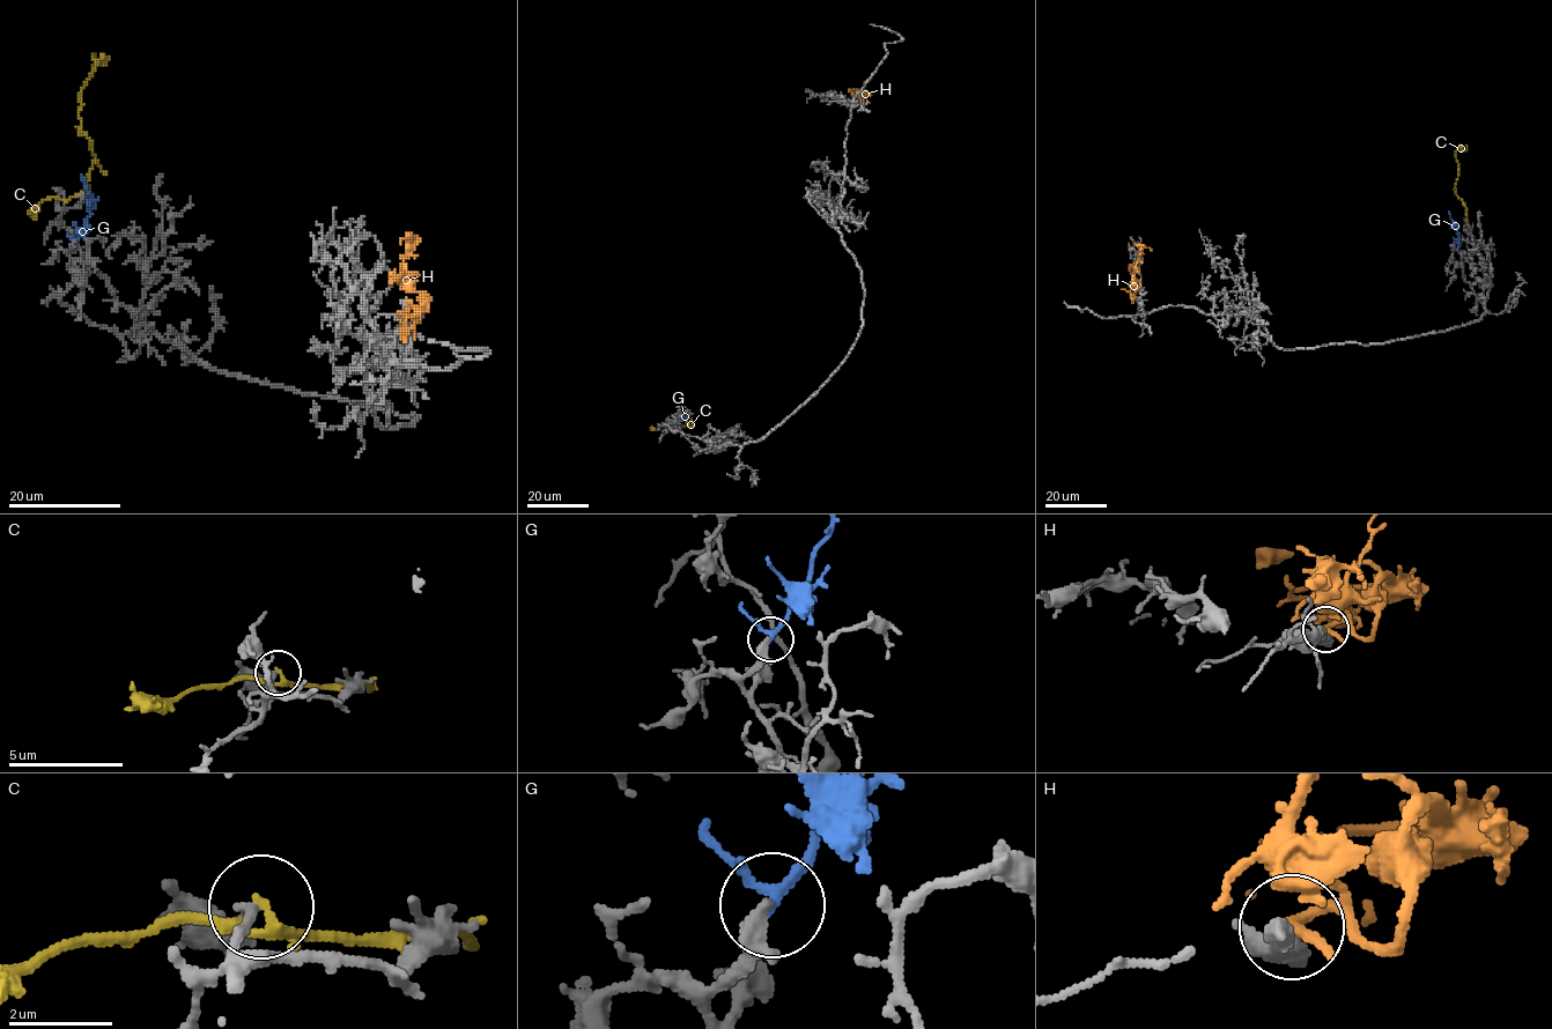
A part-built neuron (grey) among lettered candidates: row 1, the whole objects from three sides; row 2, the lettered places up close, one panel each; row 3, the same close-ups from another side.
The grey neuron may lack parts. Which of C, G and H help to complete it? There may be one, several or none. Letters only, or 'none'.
G

